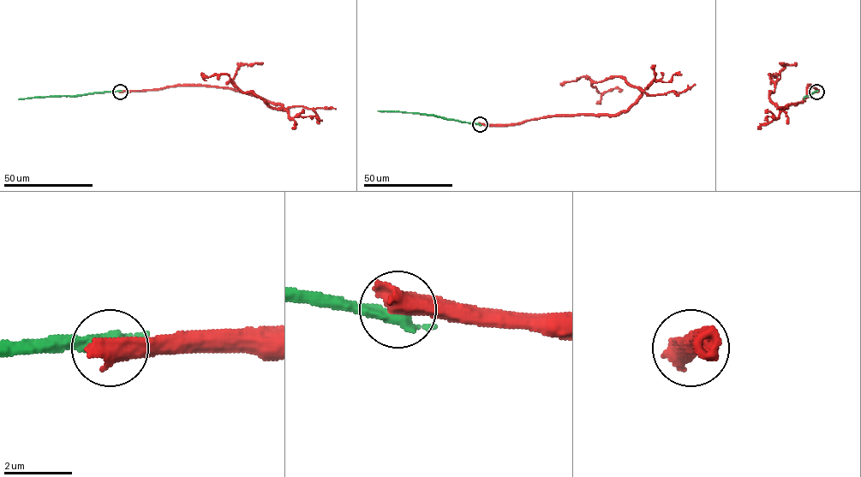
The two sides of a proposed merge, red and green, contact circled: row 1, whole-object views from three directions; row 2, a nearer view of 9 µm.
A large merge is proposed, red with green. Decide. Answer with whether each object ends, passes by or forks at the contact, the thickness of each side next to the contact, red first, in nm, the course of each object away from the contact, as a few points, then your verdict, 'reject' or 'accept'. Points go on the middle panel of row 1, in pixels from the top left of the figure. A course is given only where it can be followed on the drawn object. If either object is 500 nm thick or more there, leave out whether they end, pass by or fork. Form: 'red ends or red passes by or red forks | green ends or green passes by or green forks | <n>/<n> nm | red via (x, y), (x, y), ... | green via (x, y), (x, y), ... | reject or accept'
700/340 nm | red via (480, 124), (616, 115), (624, 111), (640, 91), (620, 76), (591, 85), (600, 93), (618, 87), (621, 92) | green via (480, 124), (433, 115), (378, 111) | reject

